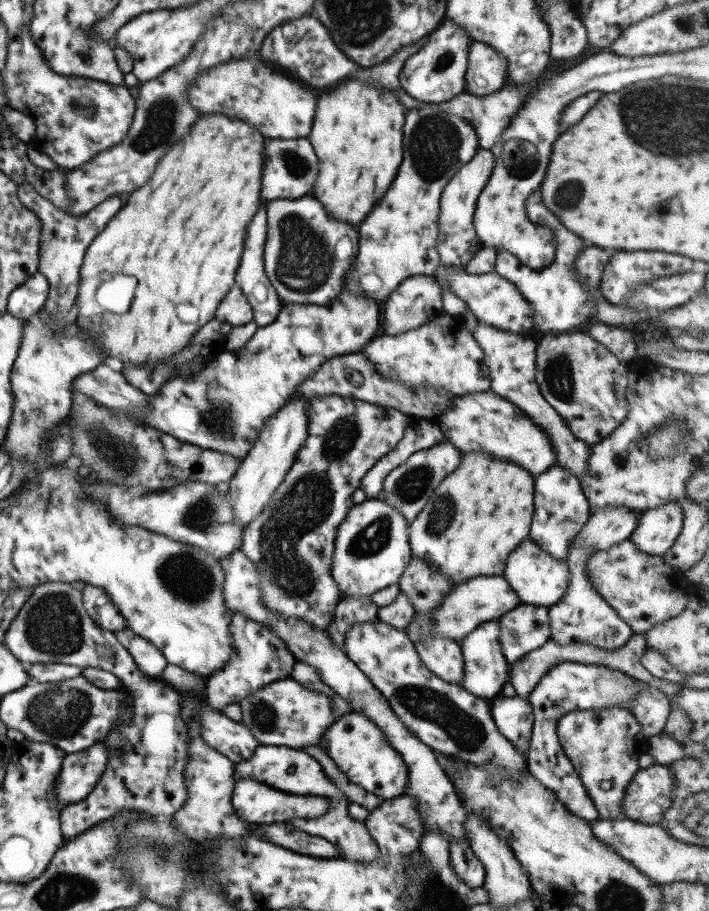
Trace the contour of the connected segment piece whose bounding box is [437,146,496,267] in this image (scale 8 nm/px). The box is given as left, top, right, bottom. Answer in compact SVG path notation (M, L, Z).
M478 147L476 154L470 162L463 164L457 173L444 186L439 202L440 216L438 218L437 251L443 265L463 265L482 248L476 234L472 217L476 210L478 197L482 194L484 186L488 184L492 170L494 170L494 153L491 149Z

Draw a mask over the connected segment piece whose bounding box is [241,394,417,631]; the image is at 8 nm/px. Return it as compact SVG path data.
M338 394L320 395L308 401L307 440L267 507L243 530L241 550L256 568L260 577L262 602L270 612L284 620L300 618L318 630L327 631L334 620L336 605L342 598L338 584L331 576L338 526L355 506L352 495L359 488L362 477L378 460L397 448L408 426L412 426L417 419L394 408Z

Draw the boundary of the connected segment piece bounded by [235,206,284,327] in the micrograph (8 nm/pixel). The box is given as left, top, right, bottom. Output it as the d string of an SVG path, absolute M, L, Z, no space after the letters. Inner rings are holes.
M264 206L256 212L254 220L248 224L248 238L244 243L244 252L242 252L240 265L235 274L235 282L239 285L244 296L248 299L253 310L253 320L259 327L268 326L280 312L283 307L283 300L280 299L278 293L270 279L266 276L264 270L264 244L267 240L267 226L266 226L266 210Z

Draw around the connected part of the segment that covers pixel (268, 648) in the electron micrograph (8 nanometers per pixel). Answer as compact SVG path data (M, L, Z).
M242 614L233 615L230 634L232 634L232 646L234 646L230 663L226 663L224 669L206 678L206 698L204 700L207 706L214 711L220 710L220 713L223 713L229 704L238 705L244 698L248 698L250 694L256 694L267 684L290 678L293 666L297 662L284 641L268 626L256 620L248 620Z

